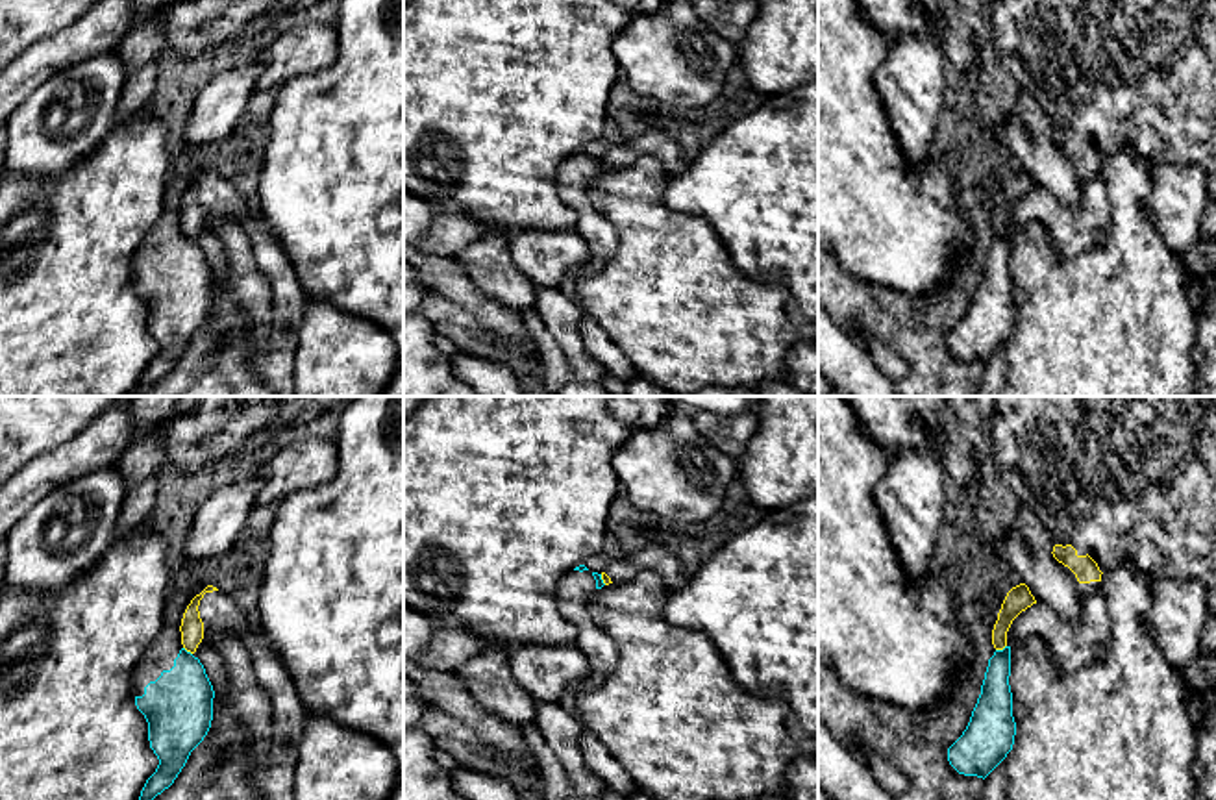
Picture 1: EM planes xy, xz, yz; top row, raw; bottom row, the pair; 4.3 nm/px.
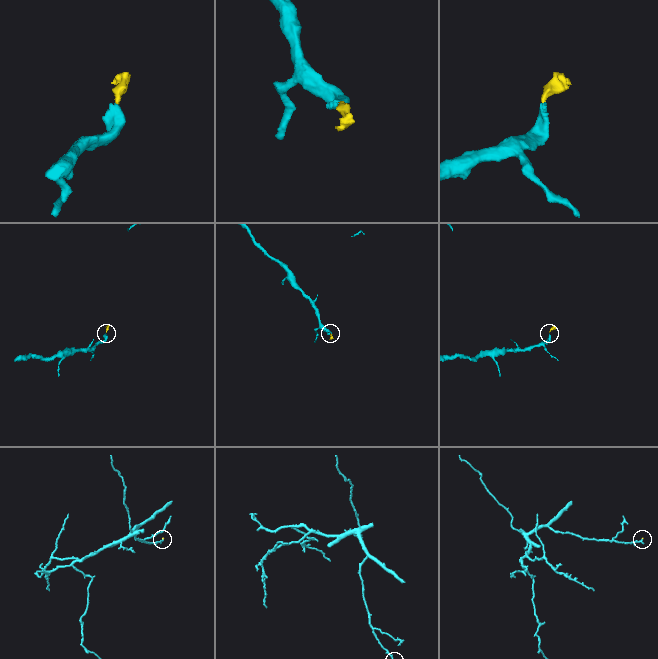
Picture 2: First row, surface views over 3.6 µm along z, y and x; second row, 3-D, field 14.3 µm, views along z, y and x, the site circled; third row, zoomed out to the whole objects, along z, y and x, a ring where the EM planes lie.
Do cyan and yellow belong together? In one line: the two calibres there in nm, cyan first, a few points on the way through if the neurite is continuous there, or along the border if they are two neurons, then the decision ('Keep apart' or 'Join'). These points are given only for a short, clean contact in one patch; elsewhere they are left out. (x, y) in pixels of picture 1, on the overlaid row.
Thickness 160 nm (cyan) against 110 nm. Boundary: yz (1005, 645), (996, 650). Keep apart

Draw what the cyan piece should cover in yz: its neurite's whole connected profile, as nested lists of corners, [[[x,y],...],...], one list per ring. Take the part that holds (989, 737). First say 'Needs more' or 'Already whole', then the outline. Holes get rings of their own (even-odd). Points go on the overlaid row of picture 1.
Already whole. [[[1011,646],[988,659],[981,694],[962,735],[948,748],[949,765],[964,776],[986,778],[1012,750]]]

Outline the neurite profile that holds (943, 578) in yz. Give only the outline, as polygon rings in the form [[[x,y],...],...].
[[[818,396],[818,661],[825,667],[831,667],[838,680],[855,694],[866,696],[872,702],[885,700],[903,709],[925,711],[949,694],[957,674],[970,667],[974,654],[968,639],[955,622],[957,600],[951,593],[951,572],[935,563],[918,583],[912,583],[901,570],[898,552],[892,544],[885,519],[874,498],[875,485],[885,478],[888,470],[890,456],[892,450],[883,448],[861,431],[853,407],[846,402],[844,396]]]

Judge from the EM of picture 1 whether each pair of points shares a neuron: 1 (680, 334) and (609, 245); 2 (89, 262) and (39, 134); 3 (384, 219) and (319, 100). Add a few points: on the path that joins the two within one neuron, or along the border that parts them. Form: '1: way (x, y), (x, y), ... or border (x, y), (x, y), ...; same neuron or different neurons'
1: border (617, 236), (619, 249), (596, 271), (582, 278); different neurons
2: border (93, 152), (80, 158), (60, 176), (19, 174); different neurons
3: way (384, 189), (384, 176), (337, 130); same neuron

